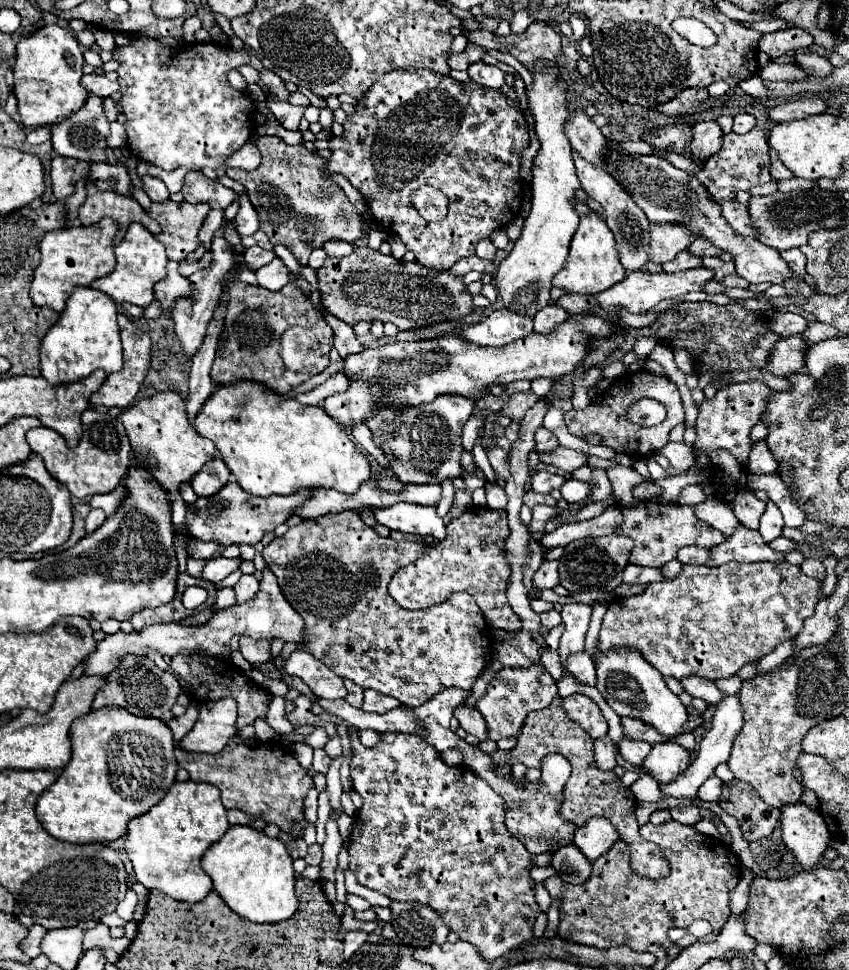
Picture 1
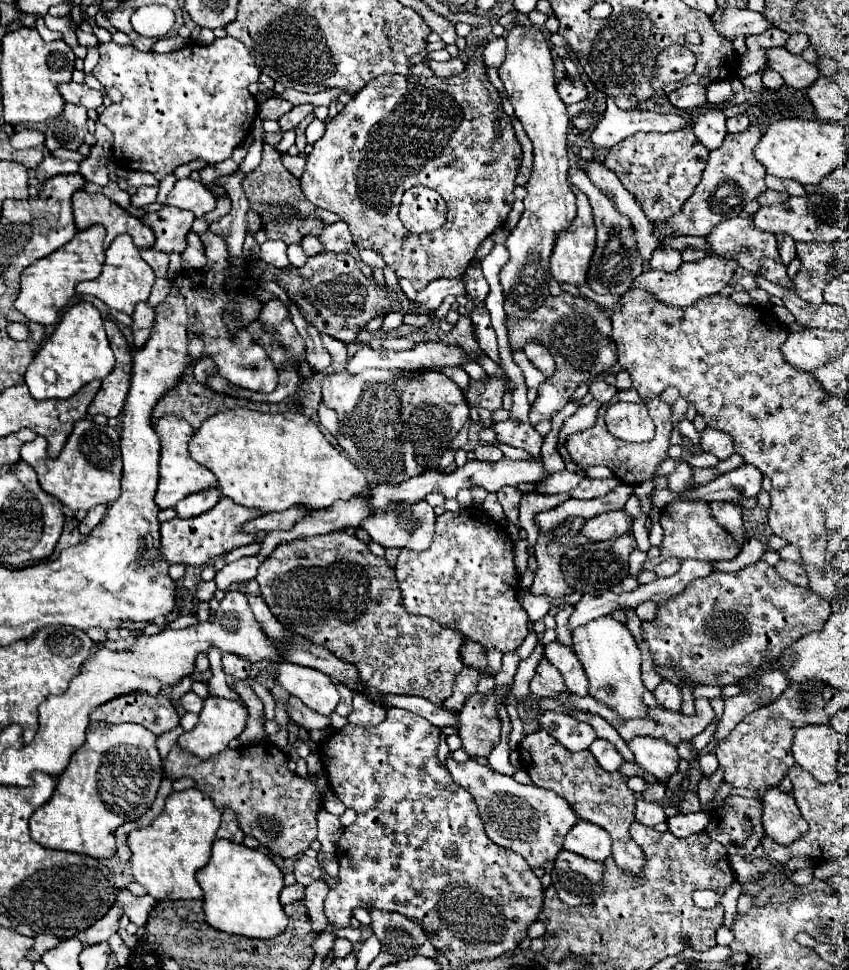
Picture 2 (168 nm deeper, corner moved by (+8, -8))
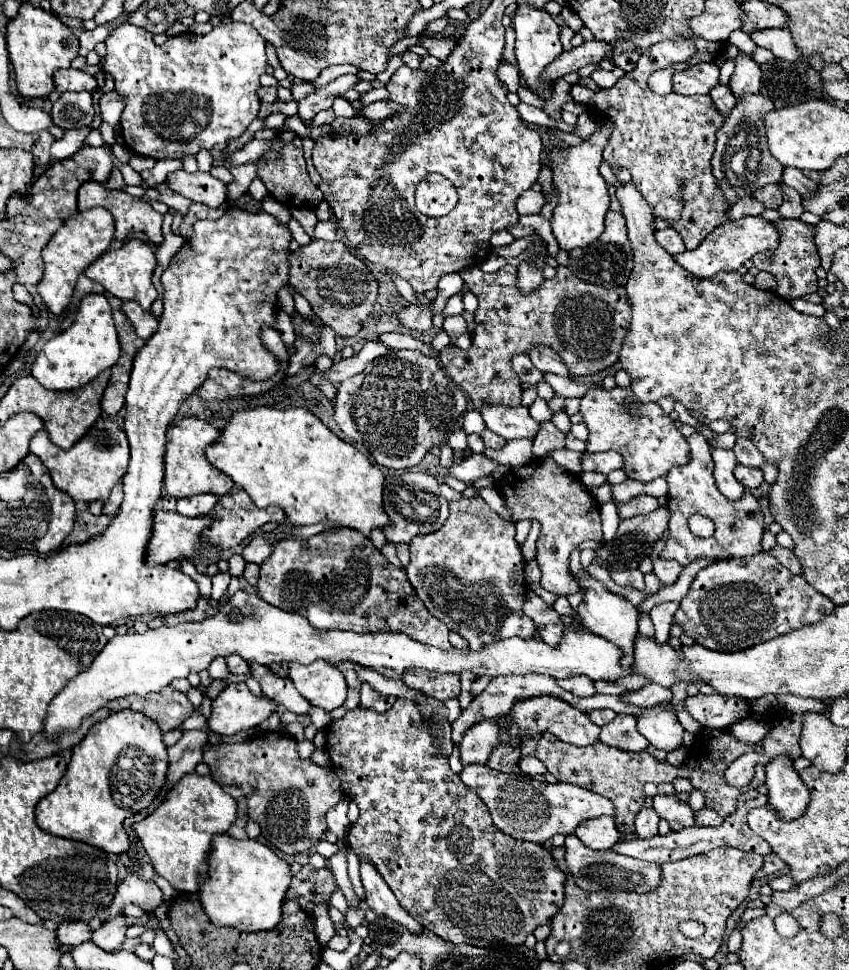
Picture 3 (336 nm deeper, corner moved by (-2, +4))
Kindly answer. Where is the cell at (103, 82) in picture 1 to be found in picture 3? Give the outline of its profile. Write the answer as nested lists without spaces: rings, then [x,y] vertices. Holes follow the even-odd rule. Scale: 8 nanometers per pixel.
[[[67,68],[67,70],[57,70],[55,72],[55,84],[57,84],[57,92],[93,92],[97,90],[97,80],[95,76],[83,72],[83,70],[75,70],[75,68]]]

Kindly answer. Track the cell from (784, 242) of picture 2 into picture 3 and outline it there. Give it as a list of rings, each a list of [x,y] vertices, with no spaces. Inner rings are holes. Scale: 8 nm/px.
[[[789,186],[783,188],[783,204],[779,206],[779,214],[781,218],[799,218],[803,214],[803,206],[801,206],[801,194]]]

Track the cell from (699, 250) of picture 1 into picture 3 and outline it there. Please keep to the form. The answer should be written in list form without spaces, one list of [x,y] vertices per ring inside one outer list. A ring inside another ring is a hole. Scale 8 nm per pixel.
[[[777,220],[773,222],[781,242],[775,250],[771,252],[761,252],[753,256],[753,262],[759,270],[771,272],[777,278],[777,294],[785,300],[793,300],[805,294],[813,294],[817,292],[817,276],[815,270],[819,268],[819,254],[813,242],[813,226],[805,224],[801,220]]]

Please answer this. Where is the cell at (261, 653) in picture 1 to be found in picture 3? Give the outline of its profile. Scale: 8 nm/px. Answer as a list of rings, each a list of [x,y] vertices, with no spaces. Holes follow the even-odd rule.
[[[231,654],[231,656],[227,656],[225,660],[227,660],[227,666],[229,666],[229,670],[231,670],[233,674],[245,674],[245,672],[249,670],[249,664],[247,664],[241,656]]]

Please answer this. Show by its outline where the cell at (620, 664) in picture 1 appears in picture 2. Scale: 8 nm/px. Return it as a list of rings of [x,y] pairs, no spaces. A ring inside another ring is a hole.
[[[611,616],[591,620],[589,624],[573,630],[573,650],[587,672],[589,694],[593,694],[595,700],[609,704],[623,718],[647,716],[647,706],[641,700],[645,692],[641,680],[641,652],[625,624]]]

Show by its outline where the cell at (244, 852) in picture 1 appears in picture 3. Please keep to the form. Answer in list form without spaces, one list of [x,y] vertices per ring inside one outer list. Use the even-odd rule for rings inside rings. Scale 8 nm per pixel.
[[[229,834],[213,838],[209,878],[201,884],[201,904],[215,926],[233,926],[243,932],[273,930],[281,922],[285,892],[291,884],[291,868],[271,848],[257,840],[237,840]]]

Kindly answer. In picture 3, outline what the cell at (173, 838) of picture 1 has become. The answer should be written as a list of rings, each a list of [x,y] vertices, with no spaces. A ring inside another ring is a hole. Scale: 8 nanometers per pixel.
[[[187,774],[179,780],[179,784],[175,784],[175,788],[167,794],[165,802],[151,816],[133,824],[133,830],[141,838],[145,852],[151,858],[151,864],[159,876],[163,876],[179,892],[197,892],[199,886],[207,880],[211,840],[215,834],[223,834],[229,830],[229,826],[235,822],[235,810],[237,810],[235,800],[211,776]]]

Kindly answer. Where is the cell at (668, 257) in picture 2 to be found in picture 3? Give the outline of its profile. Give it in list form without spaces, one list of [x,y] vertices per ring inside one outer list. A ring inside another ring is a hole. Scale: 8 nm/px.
[[[667,228],[667,230],[657,230],[655,232],[655,238],[657,242],[673,256],[673,254],[679,254],[679,252],[685,252],[685,244],[683,244],[683,238],[679,236],[679,232]]]

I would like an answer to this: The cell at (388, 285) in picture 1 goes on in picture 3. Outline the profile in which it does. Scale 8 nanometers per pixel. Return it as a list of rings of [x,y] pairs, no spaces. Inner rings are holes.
[[[313,240],[307,246],[291,252],[289,256],[289,286],[293,286],[309,304],[315,316],[331,326],[339,336],[357,336],[363,322],[369,318],[371,308],[377,300],[379,284],[369,272],[367,264],[349,252],[341,242]]]

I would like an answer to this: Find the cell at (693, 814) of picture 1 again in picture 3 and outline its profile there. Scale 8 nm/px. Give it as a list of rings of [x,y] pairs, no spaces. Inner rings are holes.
[[[701,808],[695,812],[695,826],[717,826],[723,818],[717,812],[711,812],[711,808]]]

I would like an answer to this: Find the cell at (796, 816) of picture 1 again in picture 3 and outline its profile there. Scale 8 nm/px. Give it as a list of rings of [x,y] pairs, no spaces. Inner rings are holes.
[[[787,756],[775,758],[765,766],[767,788],[769,788],[769,806],[777,812],[781,820],[799,818],[809,804],[809,792],[799,774],[793,768],[793,762]]]

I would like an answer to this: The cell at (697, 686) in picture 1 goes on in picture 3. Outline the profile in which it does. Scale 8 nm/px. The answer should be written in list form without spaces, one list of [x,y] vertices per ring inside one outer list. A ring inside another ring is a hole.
[[[651,682],[645,688],[641,688],[633,694],[627,694],[623,698],[629,704],[635,704],[635,706],[657,706],[657,704],[663,704],[663,702],[671,702],[673,692],[671,692],[671,688],[663,688],[655,682]]]

